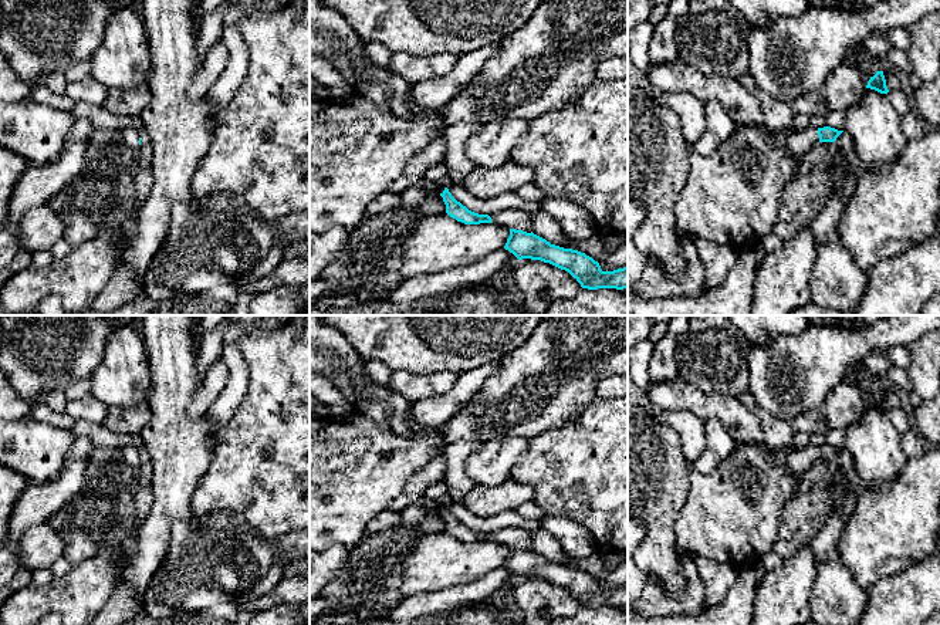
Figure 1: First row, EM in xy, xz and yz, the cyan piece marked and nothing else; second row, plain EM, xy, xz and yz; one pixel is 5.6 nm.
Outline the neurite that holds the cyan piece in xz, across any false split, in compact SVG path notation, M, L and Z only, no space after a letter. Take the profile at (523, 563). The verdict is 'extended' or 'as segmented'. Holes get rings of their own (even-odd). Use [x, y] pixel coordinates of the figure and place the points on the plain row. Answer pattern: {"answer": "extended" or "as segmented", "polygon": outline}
{"answer": "as segmented", "polygon": "M510 547L504 567L518 578L541 578L568 589L582 607L628 607L628 585L602 589L599 581L585 571L551 562L532 550Z"}

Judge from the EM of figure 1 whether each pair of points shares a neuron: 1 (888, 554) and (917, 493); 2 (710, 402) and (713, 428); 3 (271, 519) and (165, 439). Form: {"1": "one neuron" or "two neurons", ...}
{"1": "one neuron", "2": "two neurons", "3": "two neurons"}

